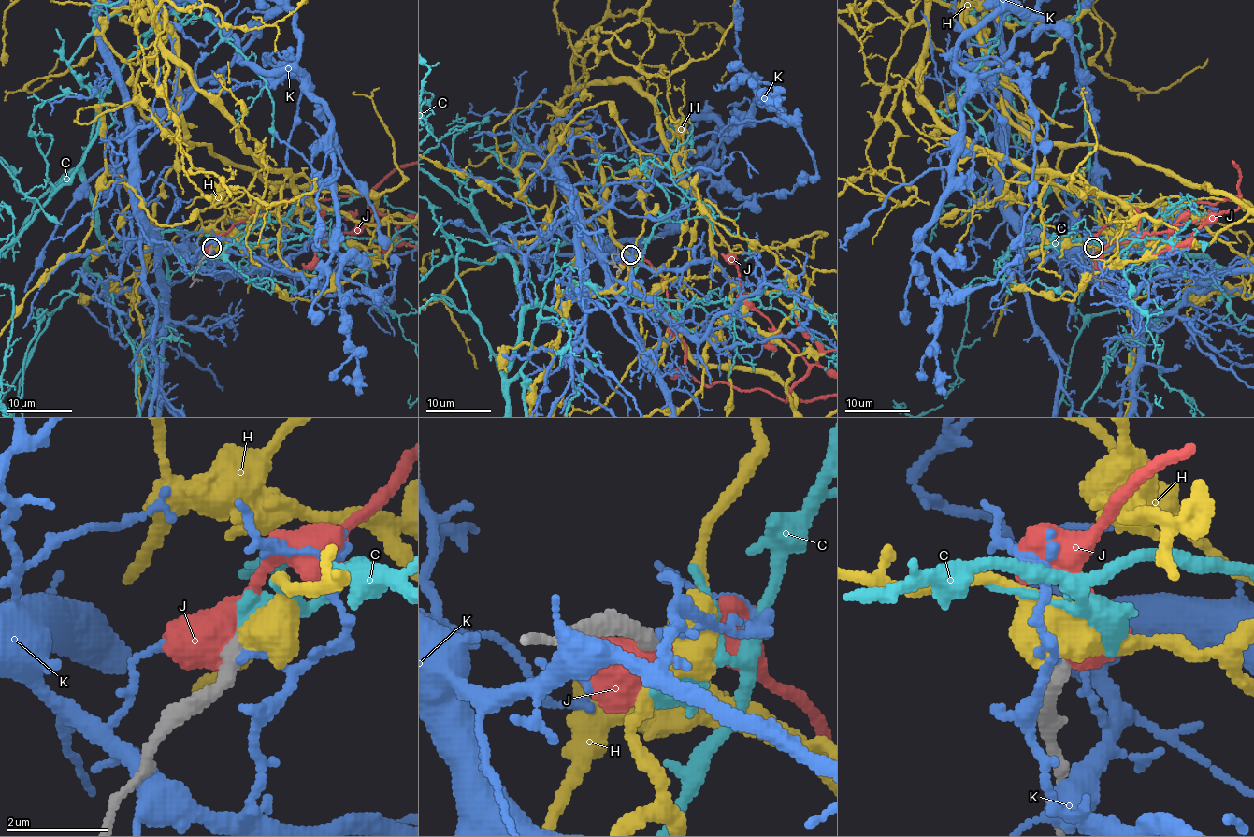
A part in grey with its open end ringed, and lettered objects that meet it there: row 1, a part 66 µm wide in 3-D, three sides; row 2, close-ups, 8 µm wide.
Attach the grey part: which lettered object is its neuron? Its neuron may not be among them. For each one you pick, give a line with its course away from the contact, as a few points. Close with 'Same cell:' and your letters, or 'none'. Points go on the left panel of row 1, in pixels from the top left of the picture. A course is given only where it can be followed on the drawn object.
Same cell: none

